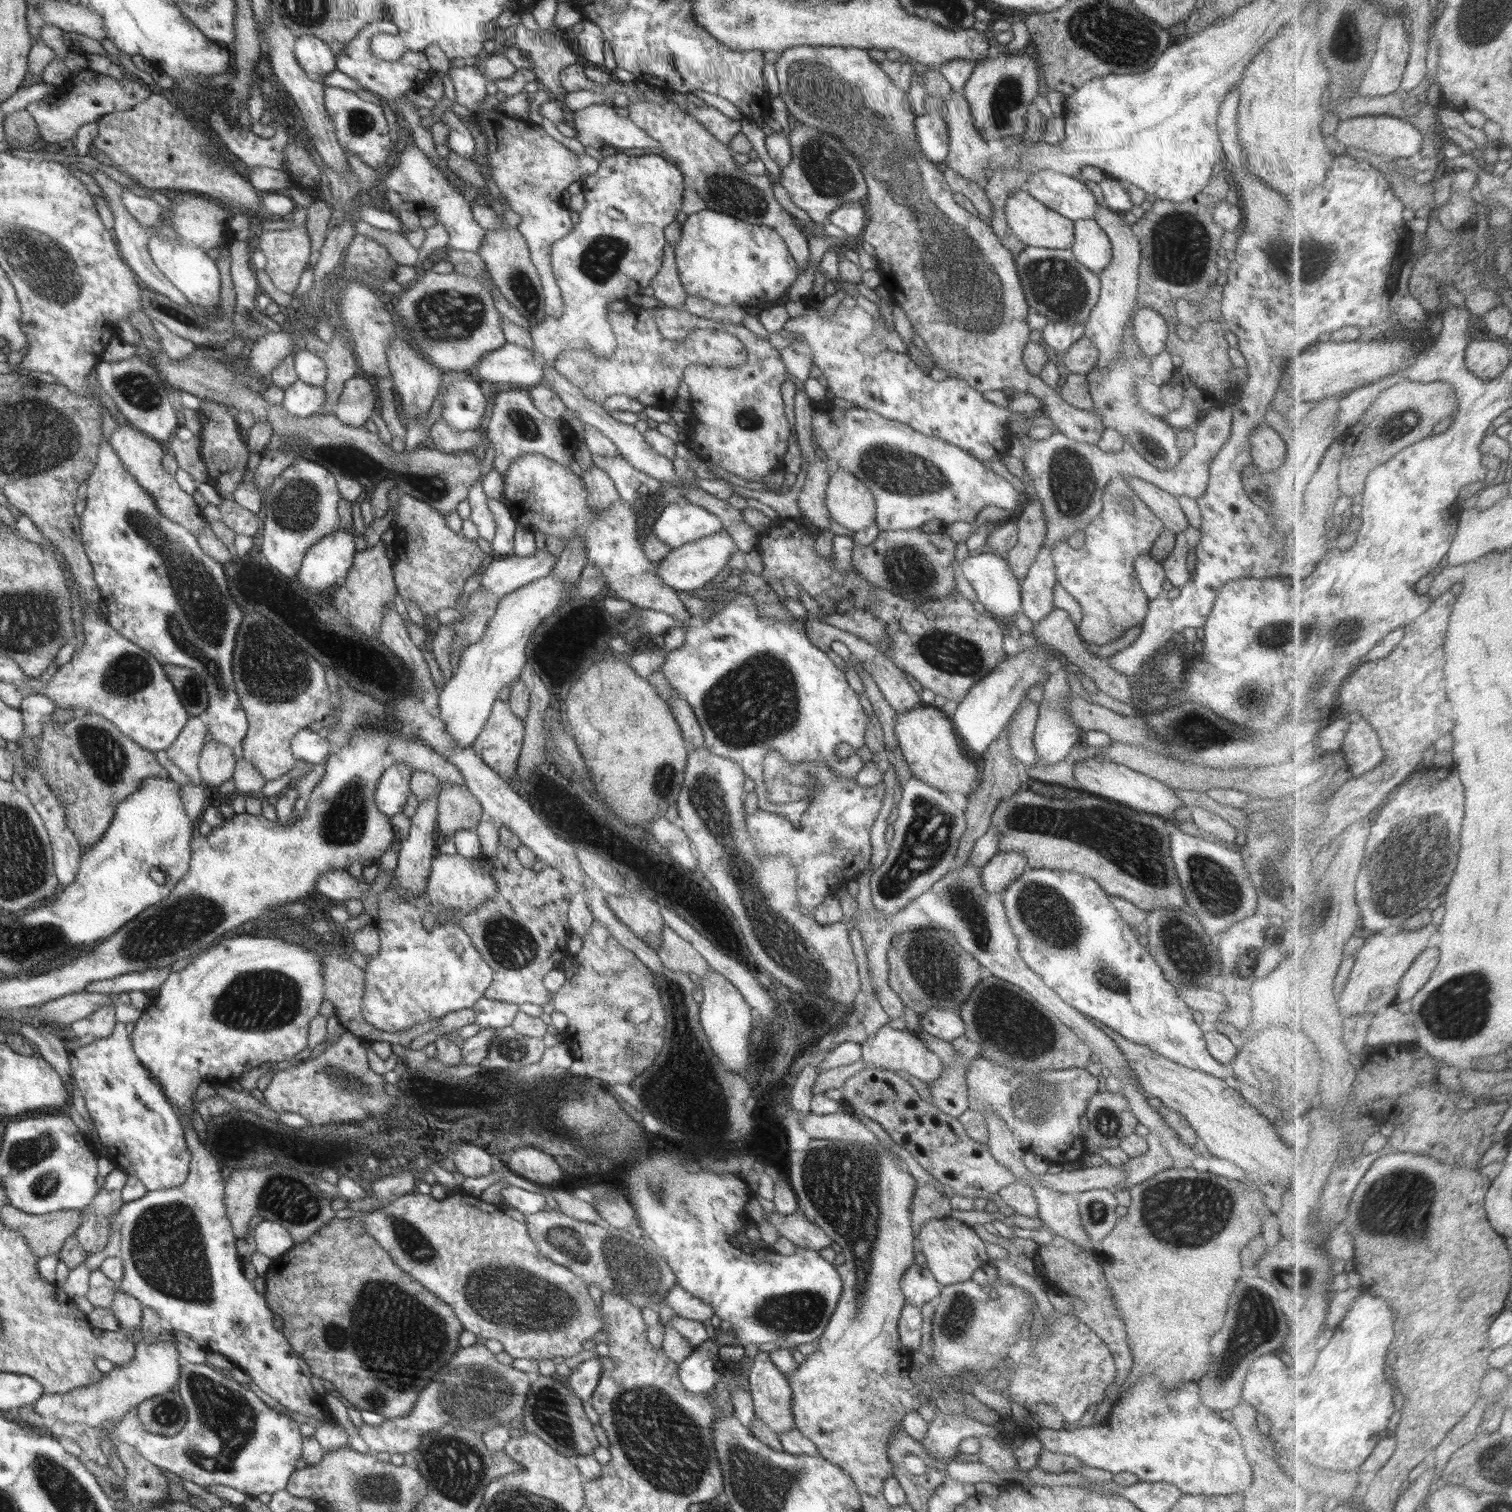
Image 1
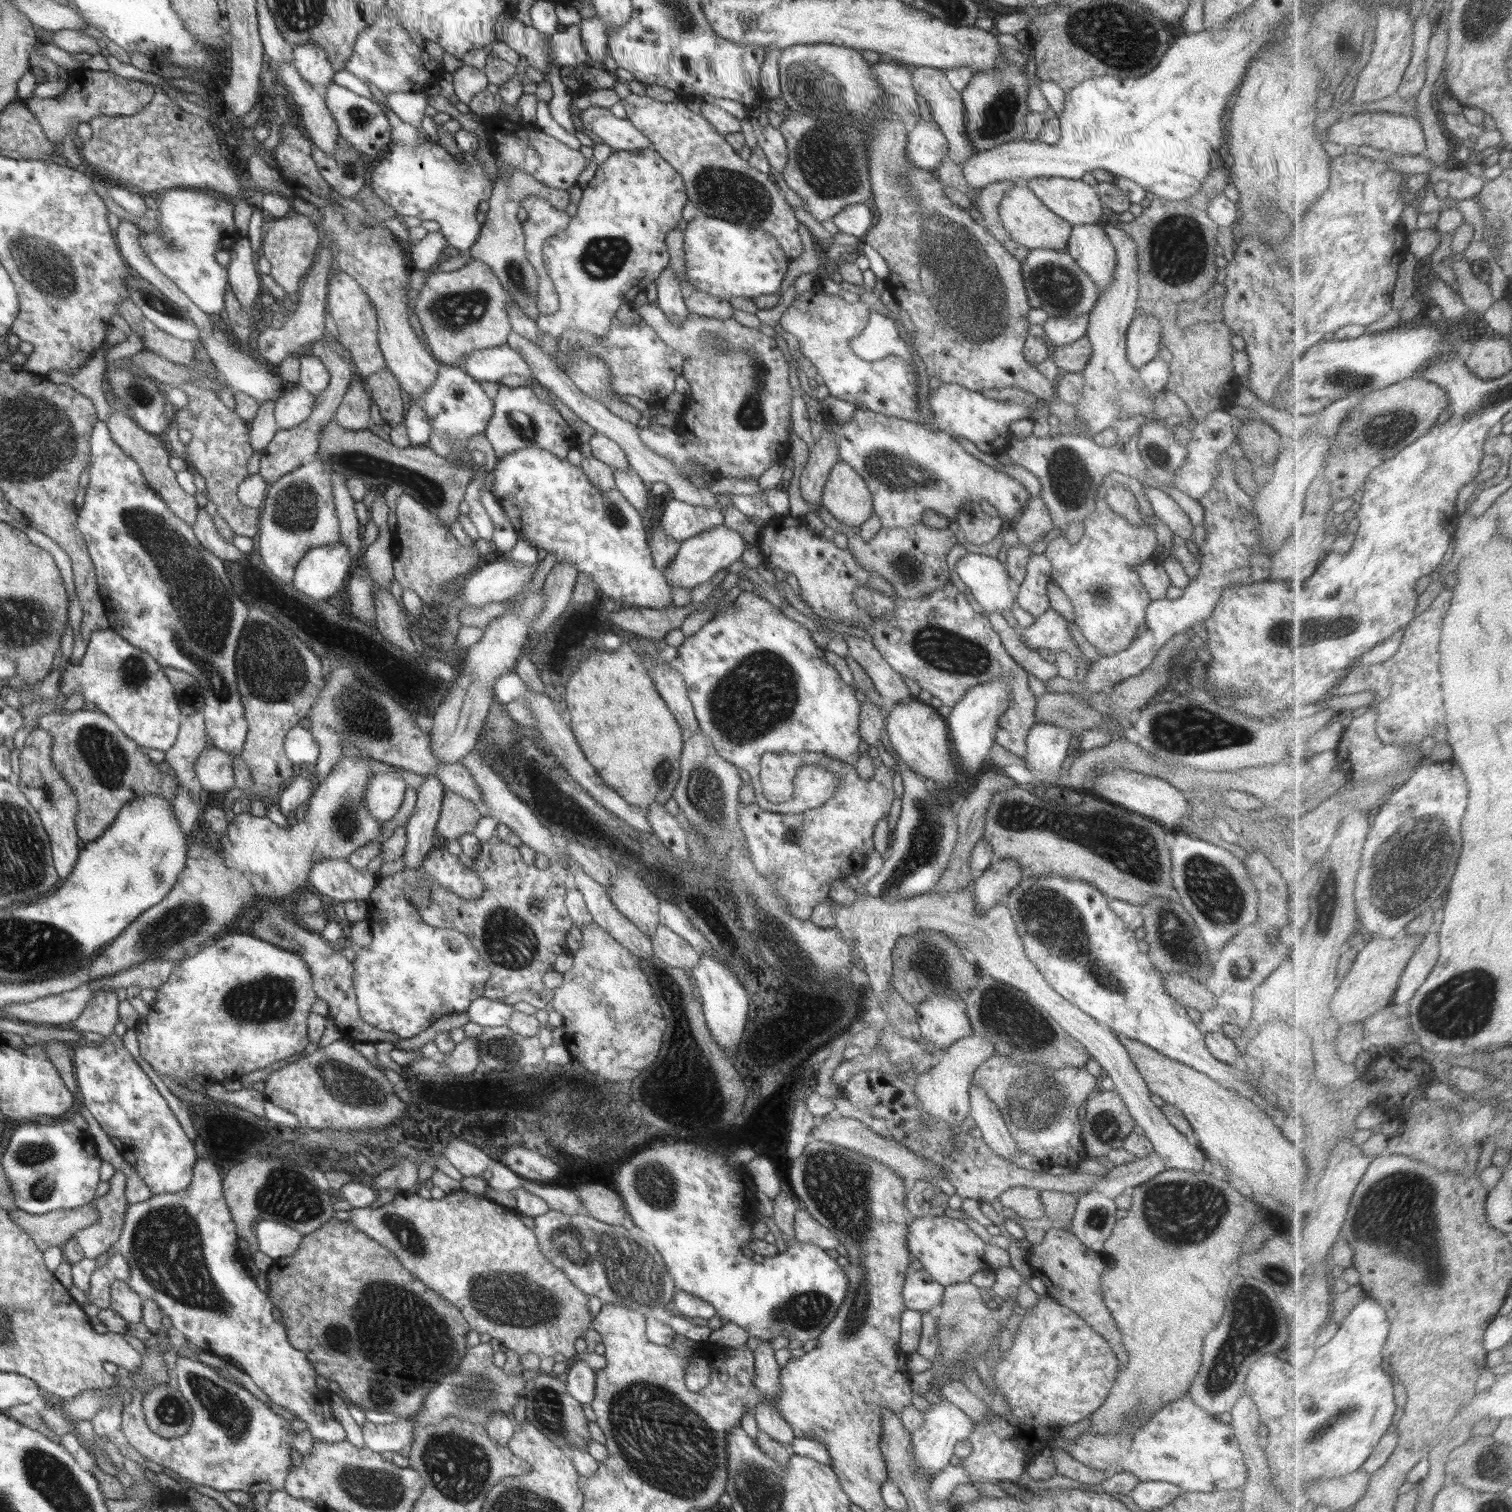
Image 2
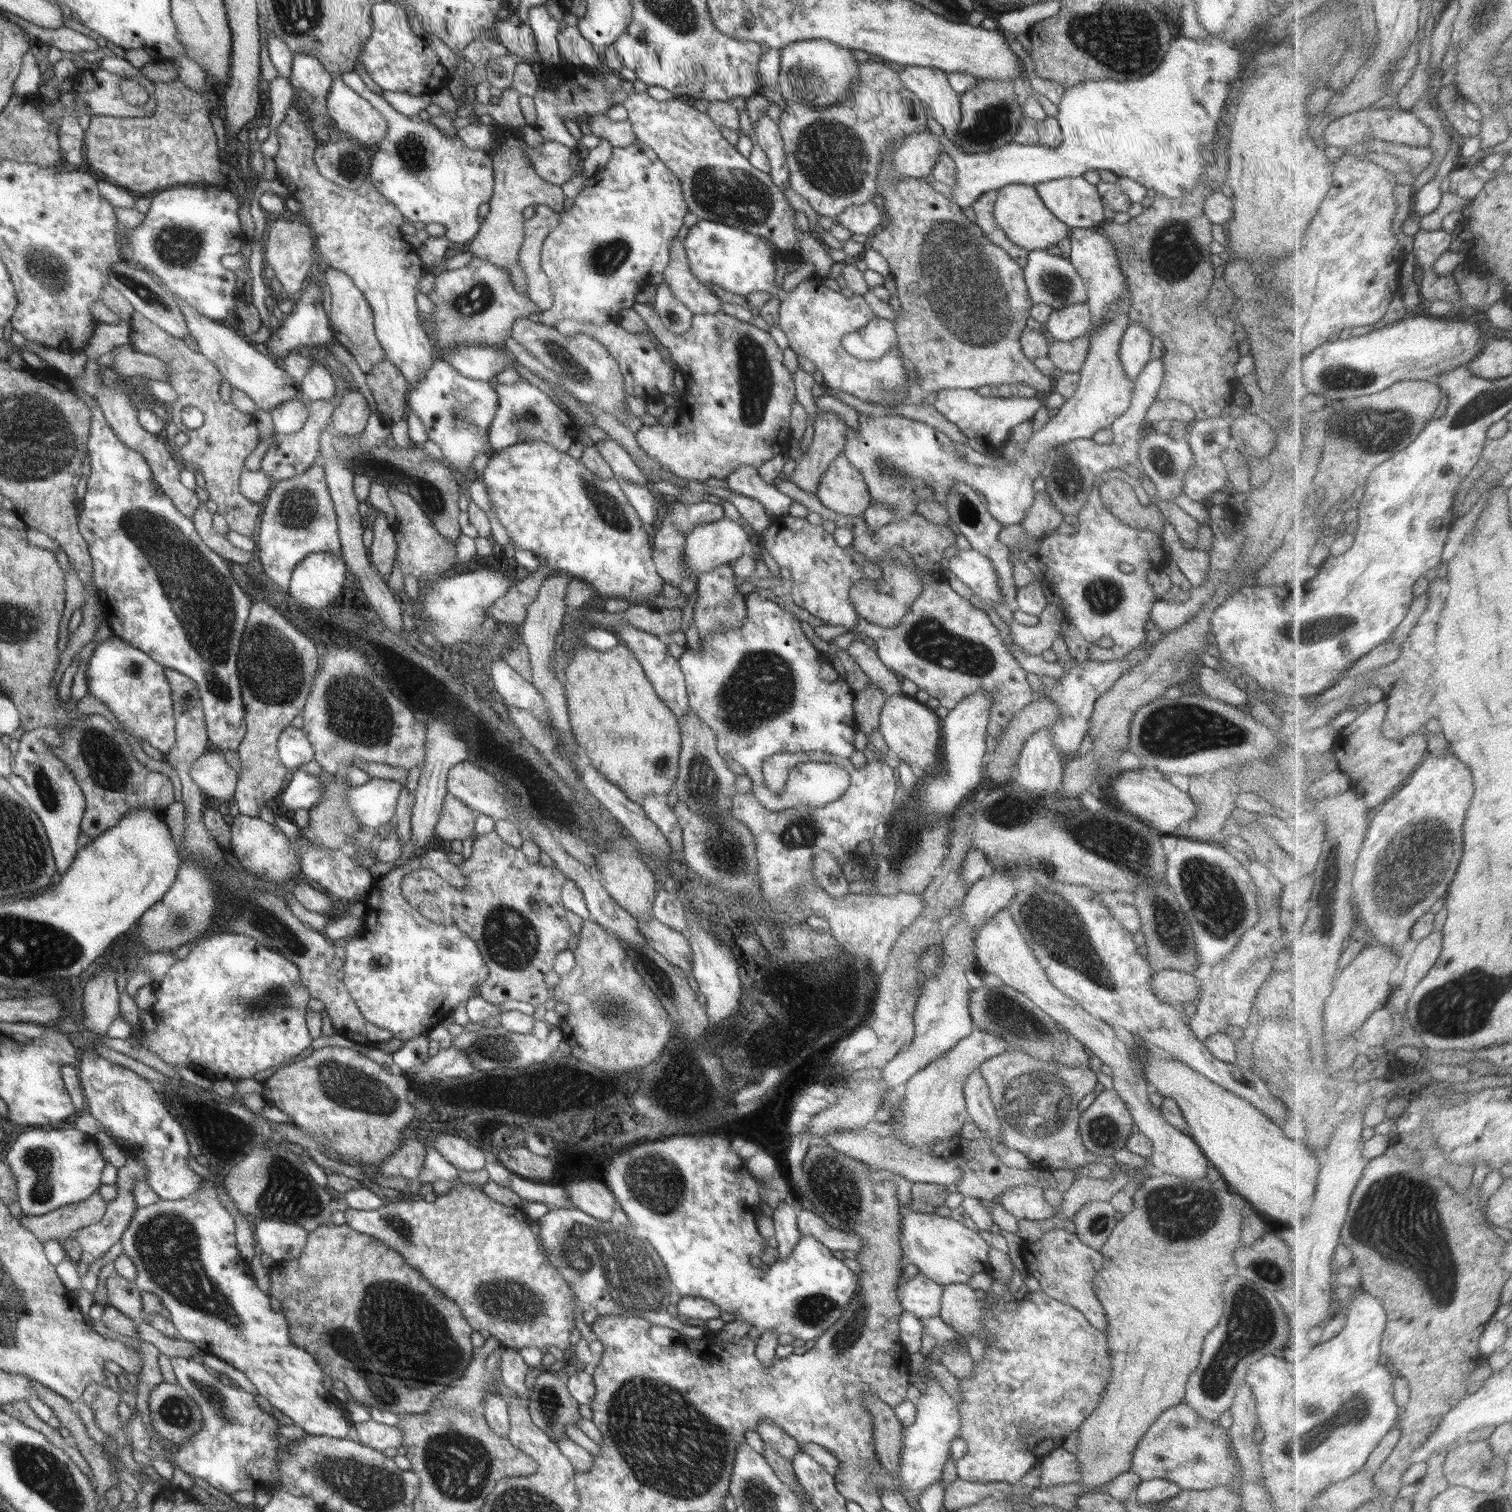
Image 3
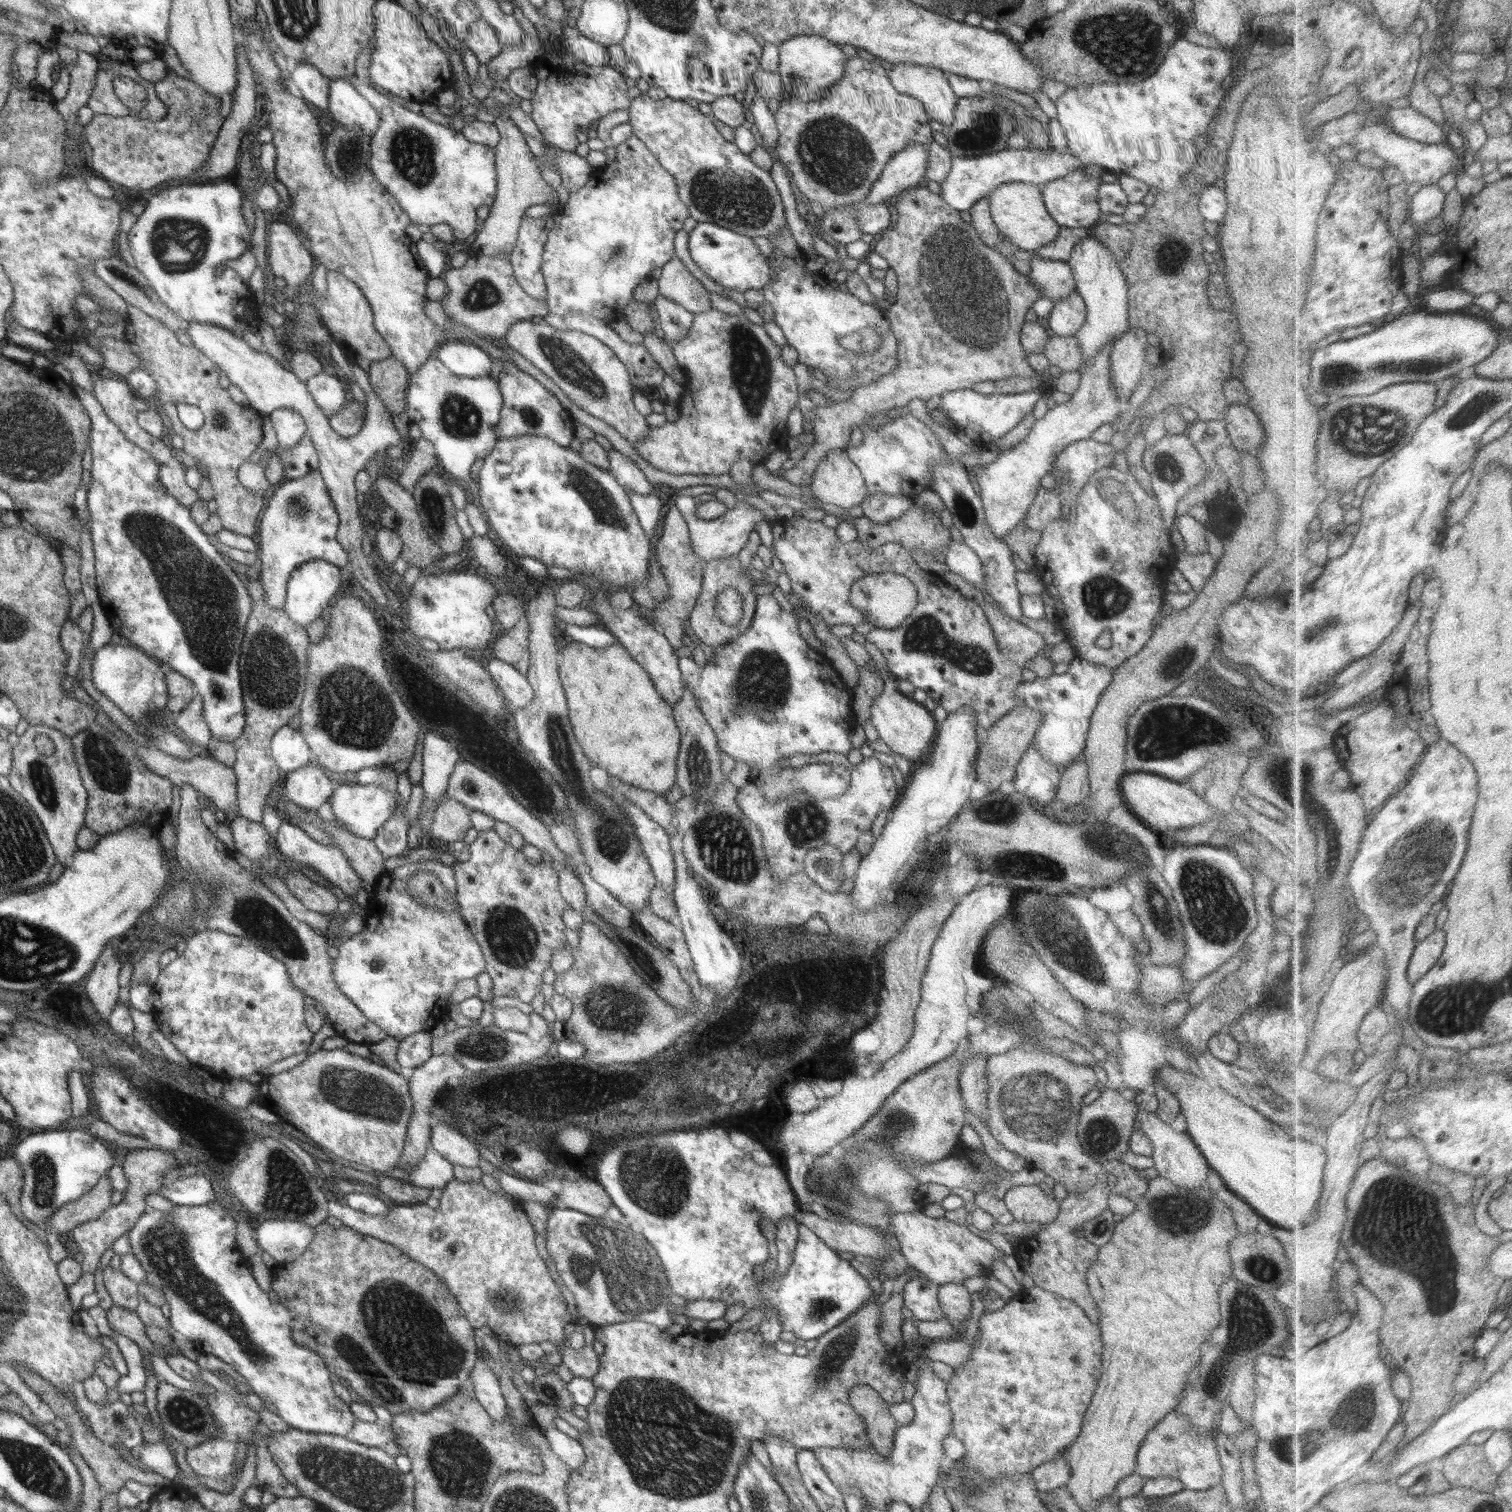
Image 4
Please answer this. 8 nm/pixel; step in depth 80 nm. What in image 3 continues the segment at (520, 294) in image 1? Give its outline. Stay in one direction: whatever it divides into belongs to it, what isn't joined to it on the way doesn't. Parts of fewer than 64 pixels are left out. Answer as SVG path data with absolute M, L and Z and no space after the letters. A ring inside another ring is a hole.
M507 125L497 126L502 134L499 144L493 148L491 161L493 162L494 186L493 195L487 202L489 213L484 217L479 235L472 240L469 252L472 257L483 258L490 261L494 266L501 266L509 274L512 286L516 292L527 292L527 274L523 271L519 263L519 250L524 240L522 211L528 206L544 205L556 212L564 209L563 190L560 186L546 182L538 176L525 157L517 137L513 136L514 128Z

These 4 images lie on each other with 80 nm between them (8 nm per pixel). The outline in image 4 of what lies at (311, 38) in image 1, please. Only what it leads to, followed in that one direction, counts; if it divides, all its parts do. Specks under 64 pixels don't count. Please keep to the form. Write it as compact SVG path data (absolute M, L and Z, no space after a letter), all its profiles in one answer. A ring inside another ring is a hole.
M302 61L296 65L290 78L300 90L302 99L306 100L320 117L323 117L328 116L331 82L320 74L320 71L312 63Z

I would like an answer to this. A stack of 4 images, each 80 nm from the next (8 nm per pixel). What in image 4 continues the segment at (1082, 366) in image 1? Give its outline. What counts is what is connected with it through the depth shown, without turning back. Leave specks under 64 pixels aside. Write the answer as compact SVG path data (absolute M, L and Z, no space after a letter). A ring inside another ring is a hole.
M1052 336L1045 344L1043 355L1063 372L1081 370L1083 366L1080 343L1075 336Z

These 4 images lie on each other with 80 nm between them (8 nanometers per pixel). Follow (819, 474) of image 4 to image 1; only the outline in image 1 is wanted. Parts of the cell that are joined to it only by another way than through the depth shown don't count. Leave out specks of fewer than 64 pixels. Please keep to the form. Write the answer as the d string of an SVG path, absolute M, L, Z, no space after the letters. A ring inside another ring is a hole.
M840 468L831 473L825 504L831 518L854 533L874 524L877 510L872 493L859 478Z

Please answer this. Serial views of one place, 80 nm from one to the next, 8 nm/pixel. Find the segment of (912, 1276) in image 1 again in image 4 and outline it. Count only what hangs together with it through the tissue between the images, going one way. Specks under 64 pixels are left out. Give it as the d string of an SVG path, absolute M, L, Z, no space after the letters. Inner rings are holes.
M914 1277L902 1290L903 1305L912 1311L914 1318L934 1322L943 1318L940 1301L937 1297L939 1285L926 1277Z

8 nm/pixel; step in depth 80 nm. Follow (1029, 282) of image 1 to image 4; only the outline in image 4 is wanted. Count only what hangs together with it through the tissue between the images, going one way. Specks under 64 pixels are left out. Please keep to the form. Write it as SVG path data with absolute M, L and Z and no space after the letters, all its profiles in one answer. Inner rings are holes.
M1036 255L1031 260L1027 277L1039 288L1041 297L1049 298L1054 303L1076 290L1071 266L1064 261L1045 259Z

